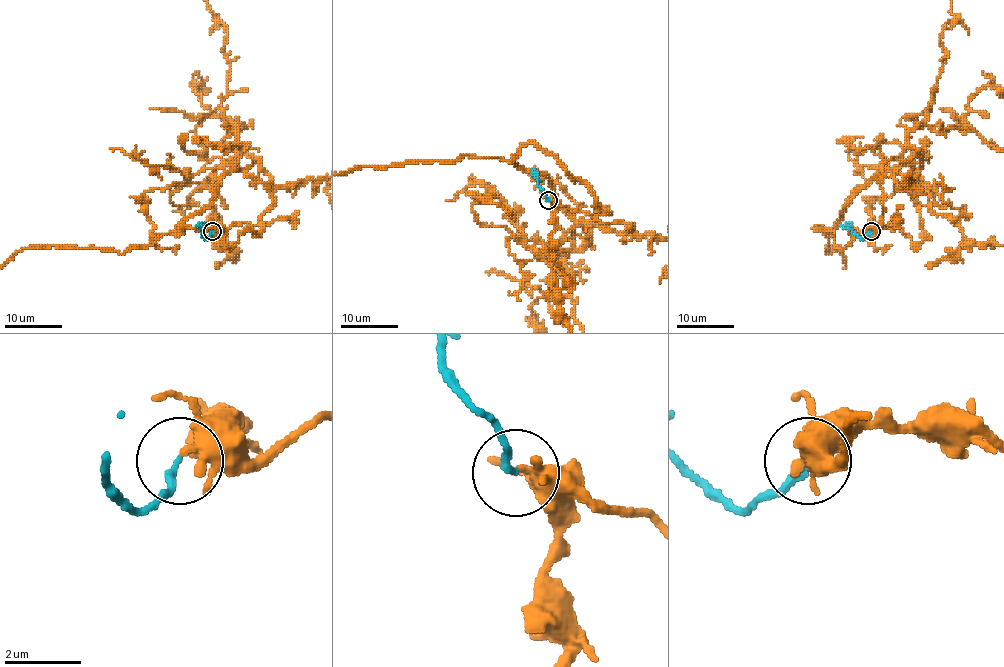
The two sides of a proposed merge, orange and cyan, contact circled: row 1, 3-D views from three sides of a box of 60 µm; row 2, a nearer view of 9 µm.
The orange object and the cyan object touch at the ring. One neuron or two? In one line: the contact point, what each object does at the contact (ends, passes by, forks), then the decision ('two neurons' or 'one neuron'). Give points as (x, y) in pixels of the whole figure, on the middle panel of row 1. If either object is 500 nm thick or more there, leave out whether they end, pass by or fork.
at (548, 200); orange ends there; cyan ends there; one neuron

